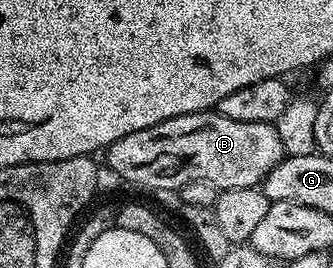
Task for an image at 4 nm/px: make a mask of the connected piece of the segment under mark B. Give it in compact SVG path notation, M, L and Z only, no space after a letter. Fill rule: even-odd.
M215 110L199 111L182 117L174 117L154 125L150 129L138 129L106 149L108 167L120 179L133 183L136 187L149 187L152 191L179 192L190 181L210 181L220 191L246 189L263 184L264 178L284 160L284 146L275 126L258 121L230 121Z

